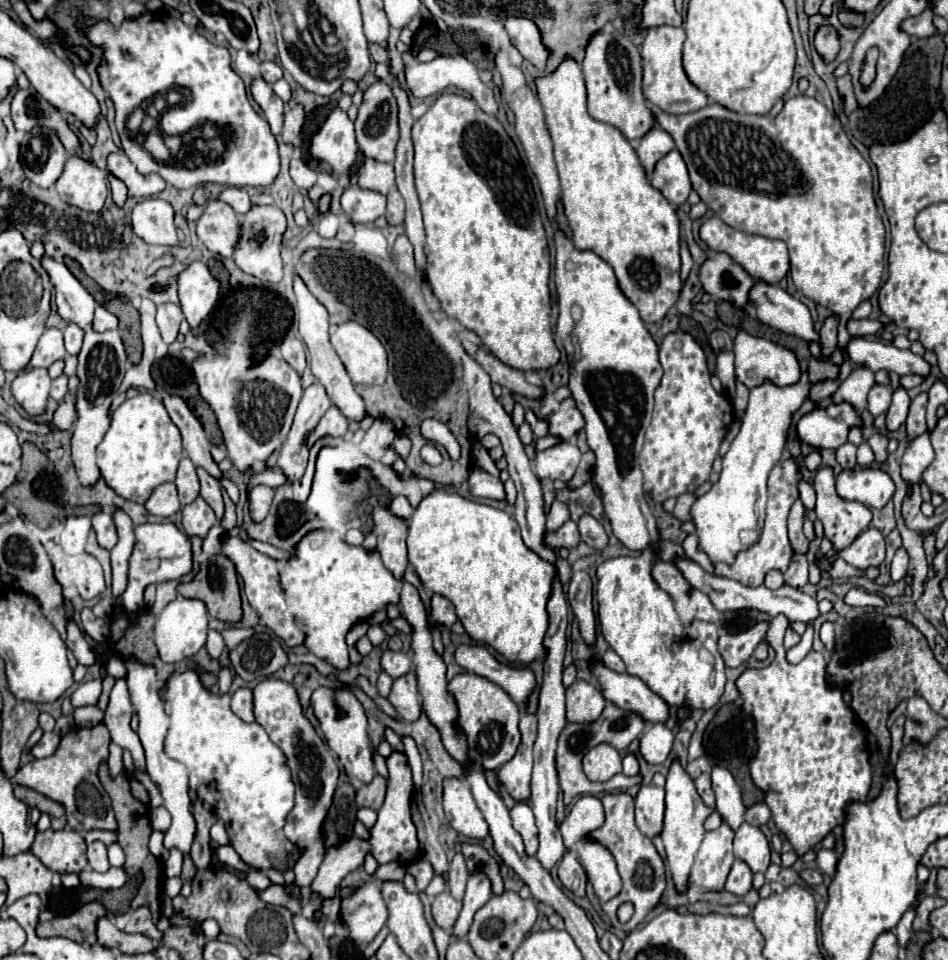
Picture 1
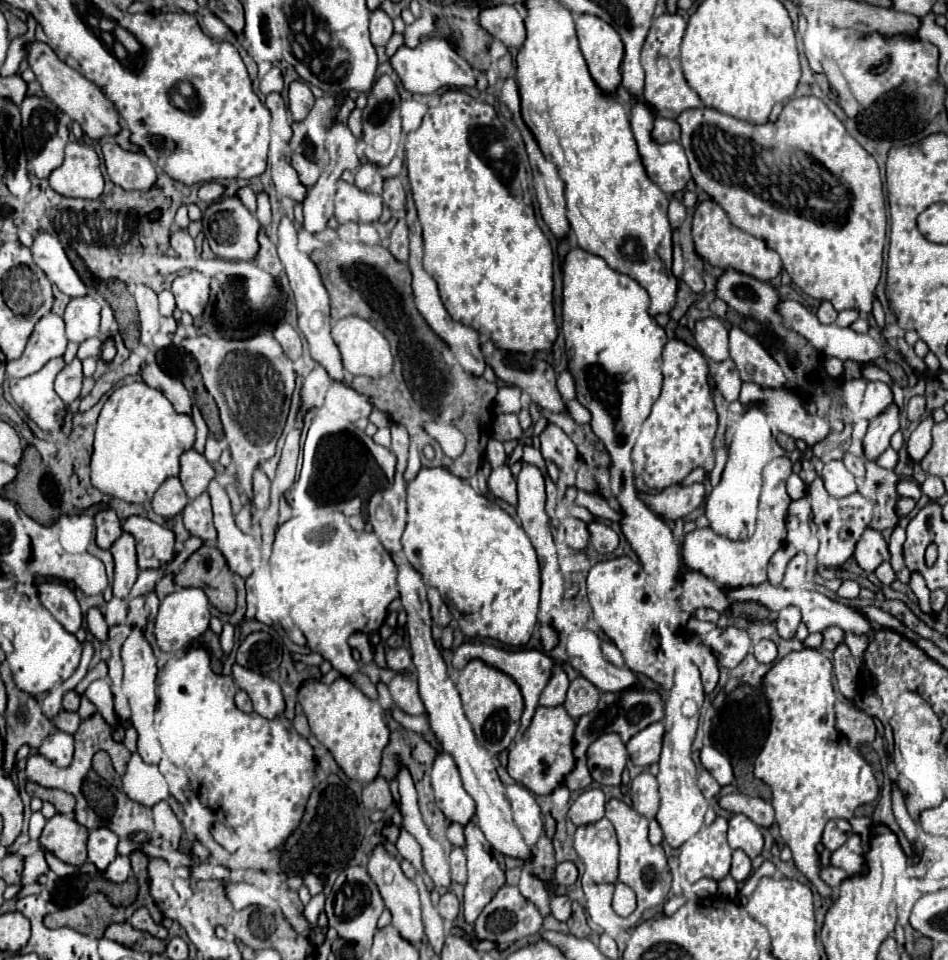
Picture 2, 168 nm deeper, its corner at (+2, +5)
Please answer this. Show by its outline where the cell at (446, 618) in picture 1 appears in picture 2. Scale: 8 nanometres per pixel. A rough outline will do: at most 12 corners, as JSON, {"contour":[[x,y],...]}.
{"contour":[[428,588],[432,620],[448,626],[450,612],[436,588]]}

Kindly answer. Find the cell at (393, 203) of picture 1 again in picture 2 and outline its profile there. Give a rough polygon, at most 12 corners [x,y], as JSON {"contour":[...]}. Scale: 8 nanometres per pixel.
{"contour":[[386,178],[382,200],[390,210],[404,210],[400,178]]}

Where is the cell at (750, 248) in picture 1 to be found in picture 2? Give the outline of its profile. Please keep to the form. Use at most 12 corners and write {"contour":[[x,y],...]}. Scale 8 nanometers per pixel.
{"contour":[[716,200],[696,206],[696,254],[758,280],[782,270],[764,240],[736,228]]}

